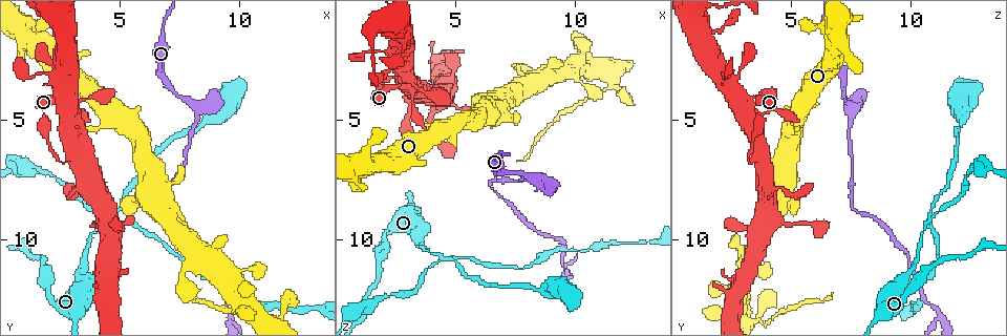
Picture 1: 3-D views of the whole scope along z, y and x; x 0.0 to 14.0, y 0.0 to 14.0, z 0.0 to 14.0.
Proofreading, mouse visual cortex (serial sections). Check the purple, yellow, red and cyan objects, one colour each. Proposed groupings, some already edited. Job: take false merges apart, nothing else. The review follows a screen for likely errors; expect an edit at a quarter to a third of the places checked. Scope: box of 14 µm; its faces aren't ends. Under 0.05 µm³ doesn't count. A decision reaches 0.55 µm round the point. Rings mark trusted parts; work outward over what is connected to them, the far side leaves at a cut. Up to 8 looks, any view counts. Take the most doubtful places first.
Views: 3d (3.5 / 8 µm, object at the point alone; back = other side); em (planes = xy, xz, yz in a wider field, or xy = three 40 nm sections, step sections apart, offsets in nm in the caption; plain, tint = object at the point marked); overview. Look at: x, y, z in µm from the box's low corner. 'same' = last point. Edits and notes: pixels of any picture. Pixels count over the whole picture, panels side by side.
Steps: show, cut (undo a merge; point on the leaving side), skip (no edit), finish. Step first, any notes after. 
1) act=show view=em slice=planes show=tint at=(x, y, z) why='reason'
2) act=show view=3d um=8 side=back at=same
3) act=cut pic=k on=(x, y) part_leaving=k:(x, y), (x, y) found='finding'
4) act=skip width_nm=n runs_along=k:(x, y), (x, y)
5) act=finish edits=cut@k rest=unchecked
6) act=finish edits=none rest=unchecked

act=show view=3d um=3.5 at=(4.7, 9.2, 10.9) why='four arms meet'

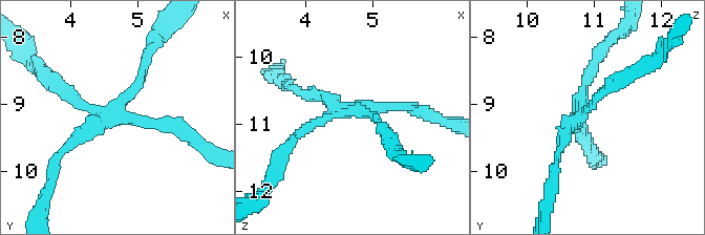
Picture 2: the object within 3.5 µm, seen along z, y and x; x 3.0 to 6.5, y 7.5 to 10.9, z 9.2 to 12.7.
act=show view=em slice=xy step=1 show=tint at=(4.60, 9.15, 10.80)

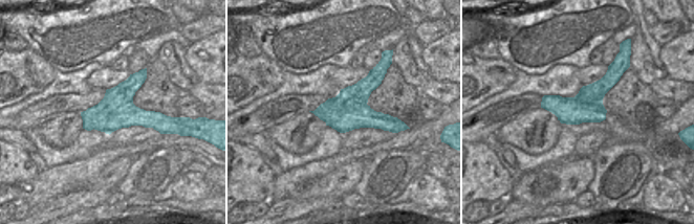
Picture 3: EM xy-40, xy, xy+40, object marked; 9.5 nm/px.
act=cut pic=2 on=(397, 105) arms=4 arm_widths_nm=150,150,150,150 part_leaving=2:(119, 116), (174, 123), (209, 149) found='two cells meet here'

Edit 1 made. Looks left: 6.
act=show view=3d um=3.5 at=(6.5, 8.8, 7.5) why='sharp bend'

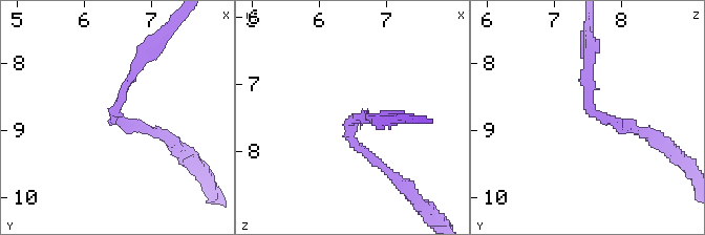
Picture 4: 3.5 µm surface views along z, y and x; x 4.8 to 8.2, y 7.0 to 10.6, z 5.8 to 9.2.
act=show view=em slice=xy step=3 show=tint at=(6.45, 8.70, 7.55) arm_widths_nm=150,150 why='shape alone is not enough'

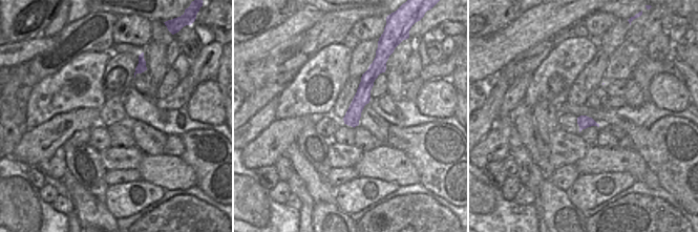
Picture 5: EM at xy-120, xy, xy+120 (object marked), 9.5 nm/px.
act=skip found='all the same cell'

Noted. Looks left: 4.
act=show view=3d um=8 at=(9.6, 13.3, 11.2)

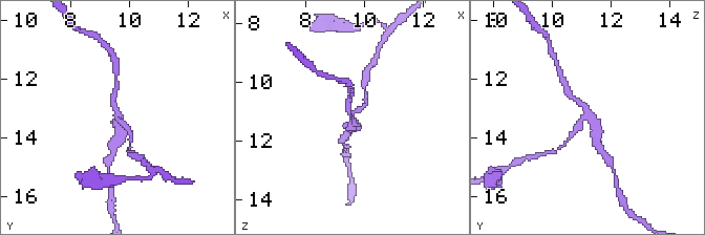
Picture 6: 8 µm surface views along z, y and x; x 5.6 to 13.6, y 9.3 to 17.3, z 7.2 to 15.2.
act=show view=em slice=xy step=5 show=tint at=(9.7, 13.2, 11.2)

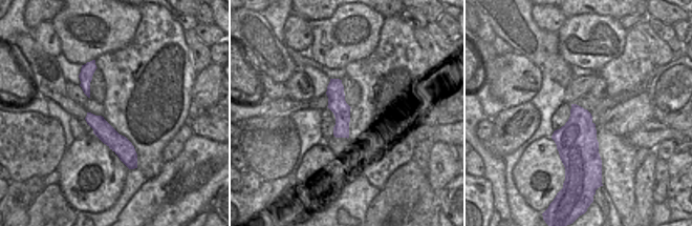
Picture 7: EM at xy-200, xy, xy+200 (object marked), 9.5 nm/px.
act=cut pic=6 on=(575, 130) found='a second cell is stuck on'

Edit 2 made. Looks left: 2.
act=finish edits=cut@2,cut@6 rest=unchecked

